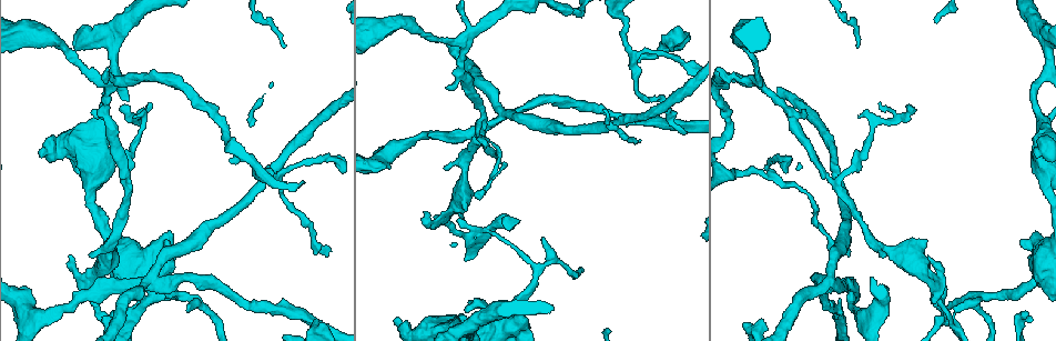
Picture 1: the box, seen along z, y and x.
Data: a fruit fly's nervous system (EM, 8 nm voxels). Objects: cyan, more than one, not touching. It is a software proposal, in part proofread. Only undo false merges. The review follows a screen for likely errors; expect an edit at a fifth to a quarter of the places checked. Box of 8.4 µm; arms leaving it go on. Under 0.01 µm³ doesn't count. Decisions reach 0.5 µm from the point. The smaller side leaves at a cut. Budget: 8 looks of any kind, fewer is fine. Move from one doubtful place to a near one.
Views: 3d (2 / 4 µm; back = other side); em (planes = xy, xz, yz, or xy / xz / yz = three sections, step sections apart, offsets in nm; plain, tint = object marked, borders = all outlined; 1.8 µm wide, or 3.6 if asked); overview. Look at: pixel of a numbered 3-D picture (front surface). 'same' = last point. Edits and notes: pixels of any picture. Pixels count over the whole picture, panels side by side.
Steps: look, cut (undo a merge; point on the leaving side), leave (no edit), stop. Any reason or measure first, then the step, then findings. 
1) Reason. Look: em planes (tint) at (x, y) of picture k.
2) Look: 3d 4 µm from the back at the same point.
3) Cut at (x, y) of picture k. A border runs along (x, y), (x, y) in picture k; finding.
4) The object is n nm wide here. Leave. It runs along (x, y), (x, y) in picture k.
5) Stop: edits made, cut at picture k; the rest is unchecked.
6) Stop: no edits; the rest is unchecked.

Calibre changes. Look: 3d 2 µm at (867, 314) of picture 1.

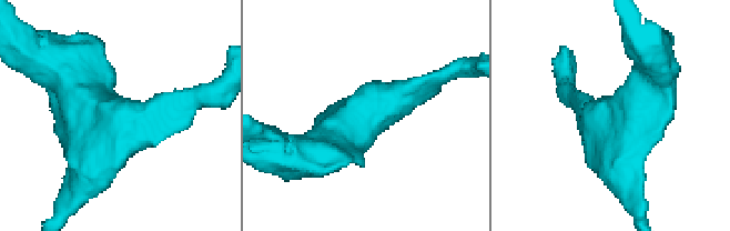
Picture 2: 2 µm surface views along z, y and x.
3 arms meet here; need the tissue. Look: em 3.6 µm xy step 16 (tint) at (114, 120) of picture 2.

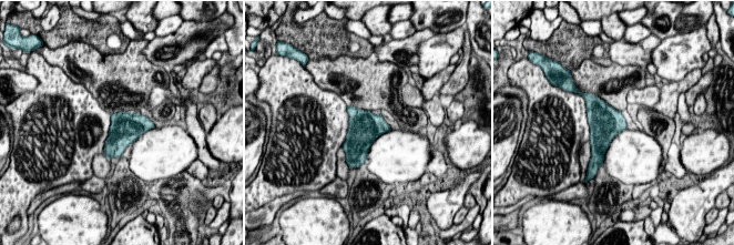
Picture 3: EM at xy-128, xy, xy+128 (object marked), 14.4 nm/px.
Leave. One cell here.

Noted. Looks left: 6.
Four-way junction. Look: 3d 2 µm at (830, 279) of picture 1.

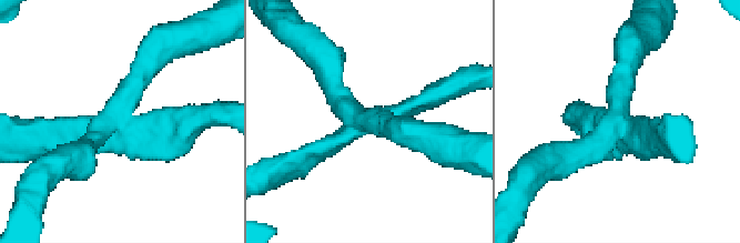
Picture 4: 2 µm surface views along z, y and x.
4 arms meet here. Look: em planes (tint) at (620, 123) of picture 4.

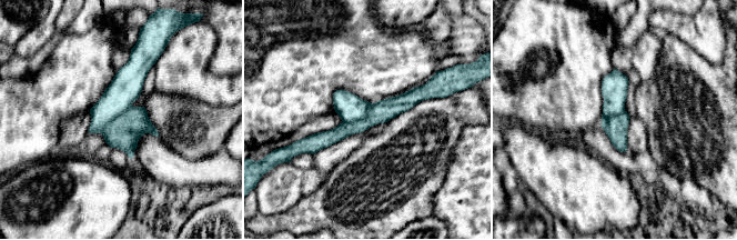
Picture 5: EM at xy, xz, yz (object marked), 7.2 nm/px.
Cut at (350, 108) of picture 5. A border runs along (372, 103), (360, 120), (343, 122) in picture 5; two cells meet here.

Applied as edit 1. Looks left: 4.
Look: overview.

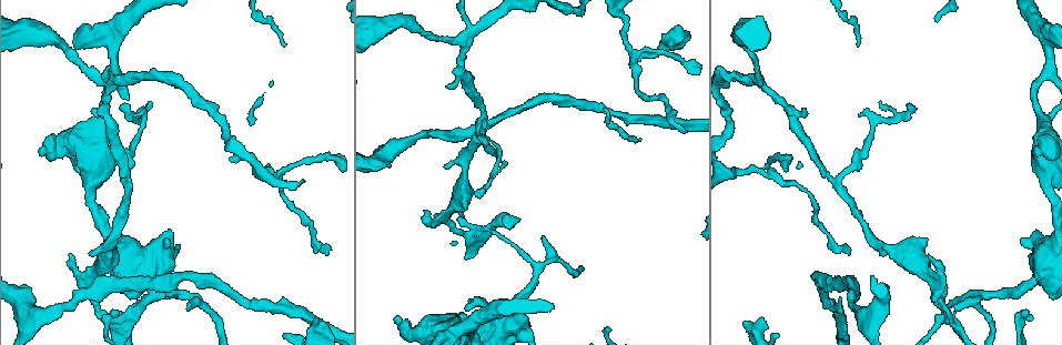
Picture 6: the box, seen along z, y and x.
Branch point. Look: 3d 4 µm at (117, 323) of picture 6.

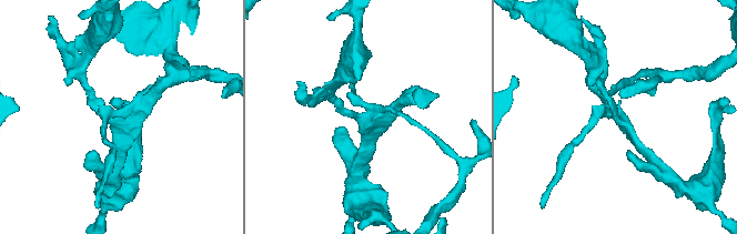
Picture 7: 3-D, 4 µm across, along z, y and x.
4 arms meet here. Look: em xz step 4 (tint) at (122, 115) of picture 7.

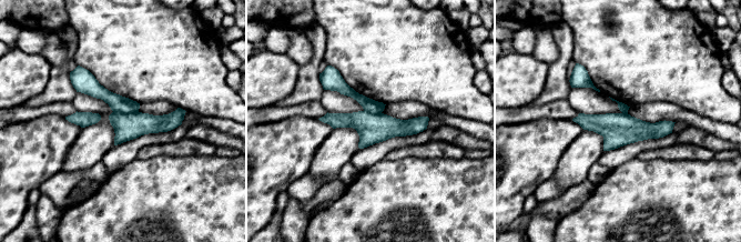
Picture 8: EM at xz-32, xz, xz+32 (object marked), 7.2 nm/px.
Look: em planes (tint) at the same point.

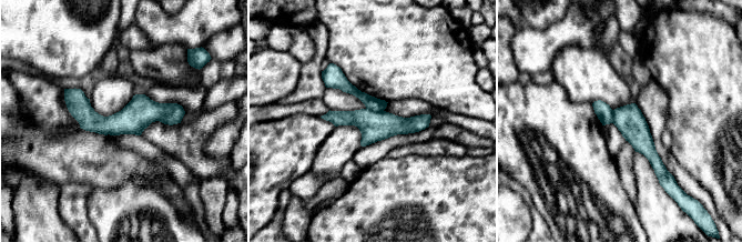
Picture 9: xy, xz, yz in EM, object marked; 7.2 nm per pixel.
Cut at (374, 127) of picture 9. The part that leaves runs along (67, 91), (98, 122), (181, 113) in picture 9; a second cell is stuck on.

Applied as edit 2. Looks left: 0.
Stop: edits made, cut at picture 5, cut at picture 9; the rest is unchecked.

